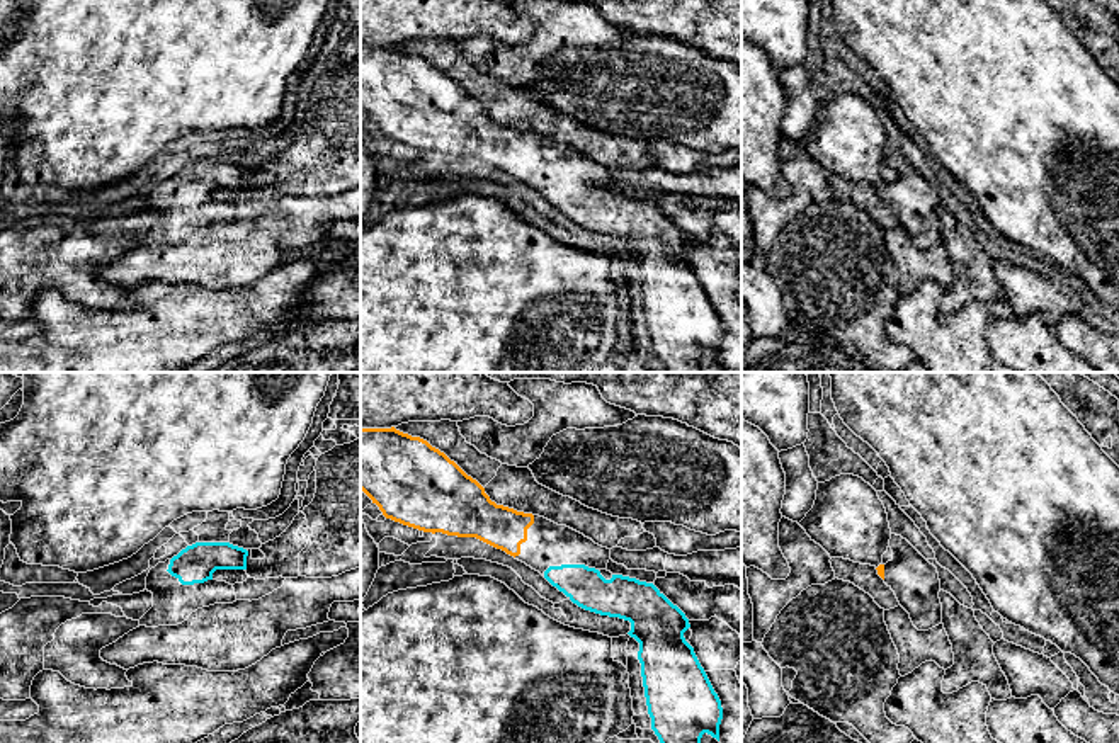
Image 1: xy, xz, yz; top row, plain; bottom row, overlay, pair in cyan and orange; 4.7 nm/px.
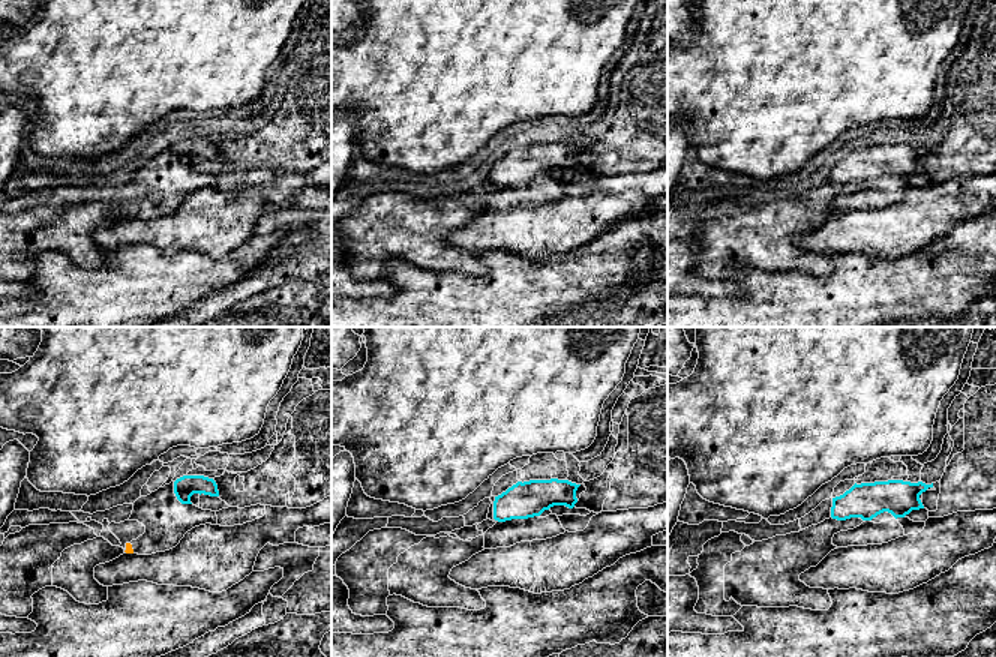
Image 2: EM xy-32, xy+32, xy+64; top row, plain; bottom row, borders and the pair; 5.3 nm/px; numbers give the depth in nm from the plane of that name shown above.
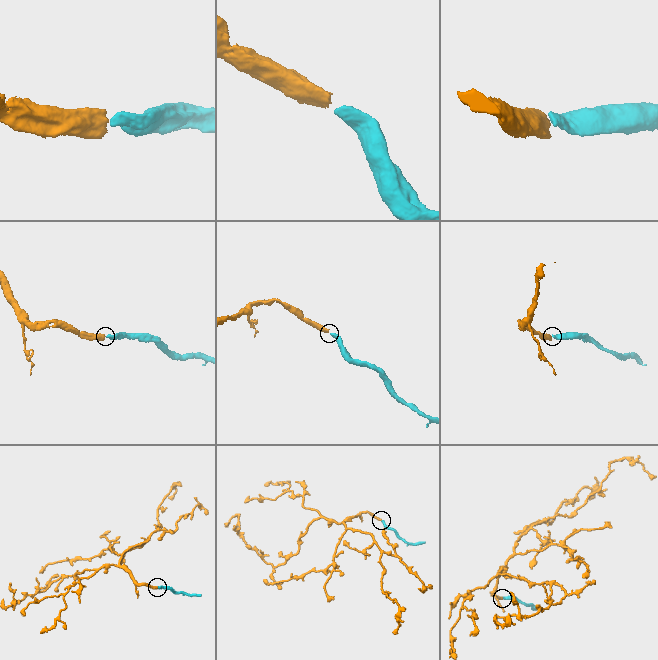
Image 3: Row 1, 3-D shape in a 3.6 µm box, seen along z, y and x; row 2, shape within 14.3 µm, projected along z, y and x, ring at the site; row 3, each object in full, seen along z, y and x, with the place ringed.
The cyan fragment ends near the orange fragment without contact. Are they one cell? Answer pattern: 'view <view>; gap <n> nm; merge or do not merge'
view xz; gap 150 nm; merge

